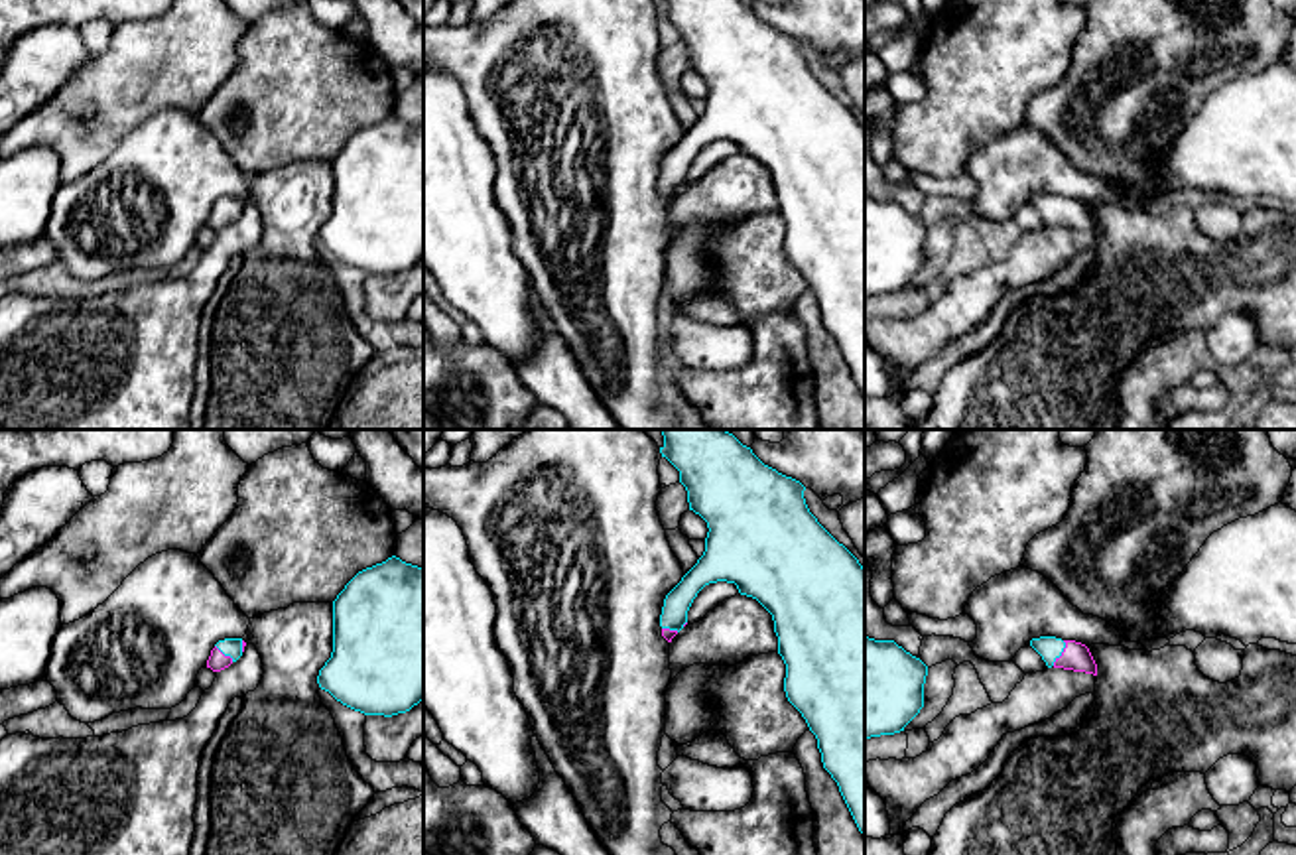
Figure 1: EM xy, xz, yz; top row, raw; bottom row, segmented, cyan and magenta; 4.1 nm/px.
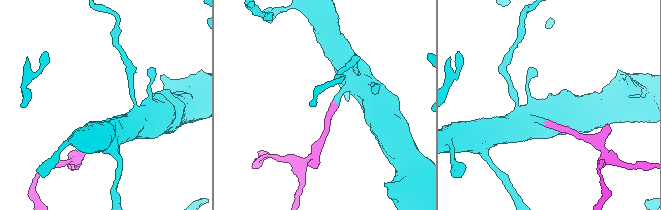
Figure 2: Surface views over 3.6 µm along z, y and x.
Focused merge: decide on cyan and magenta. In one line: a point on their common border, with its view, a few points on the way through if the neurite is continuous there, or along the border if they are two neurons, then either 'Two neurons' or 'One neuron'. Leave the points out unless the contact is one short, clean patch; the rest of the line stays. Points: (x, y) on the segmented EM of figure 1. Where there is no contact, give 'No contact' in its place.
Touches cyan at yz (1062, 651). Path across: yz (1048, 647), (1062, 651), (1076, 657). One neuron

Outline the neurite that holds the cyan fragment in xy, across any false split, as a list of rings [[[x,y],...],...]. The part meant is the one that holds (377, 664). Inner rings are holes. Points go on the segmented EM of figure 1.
[[[392,556],[345,585],[333,601],[333,652],[317,684],[364,715],[392,717],[423,699],[423,565]]]

